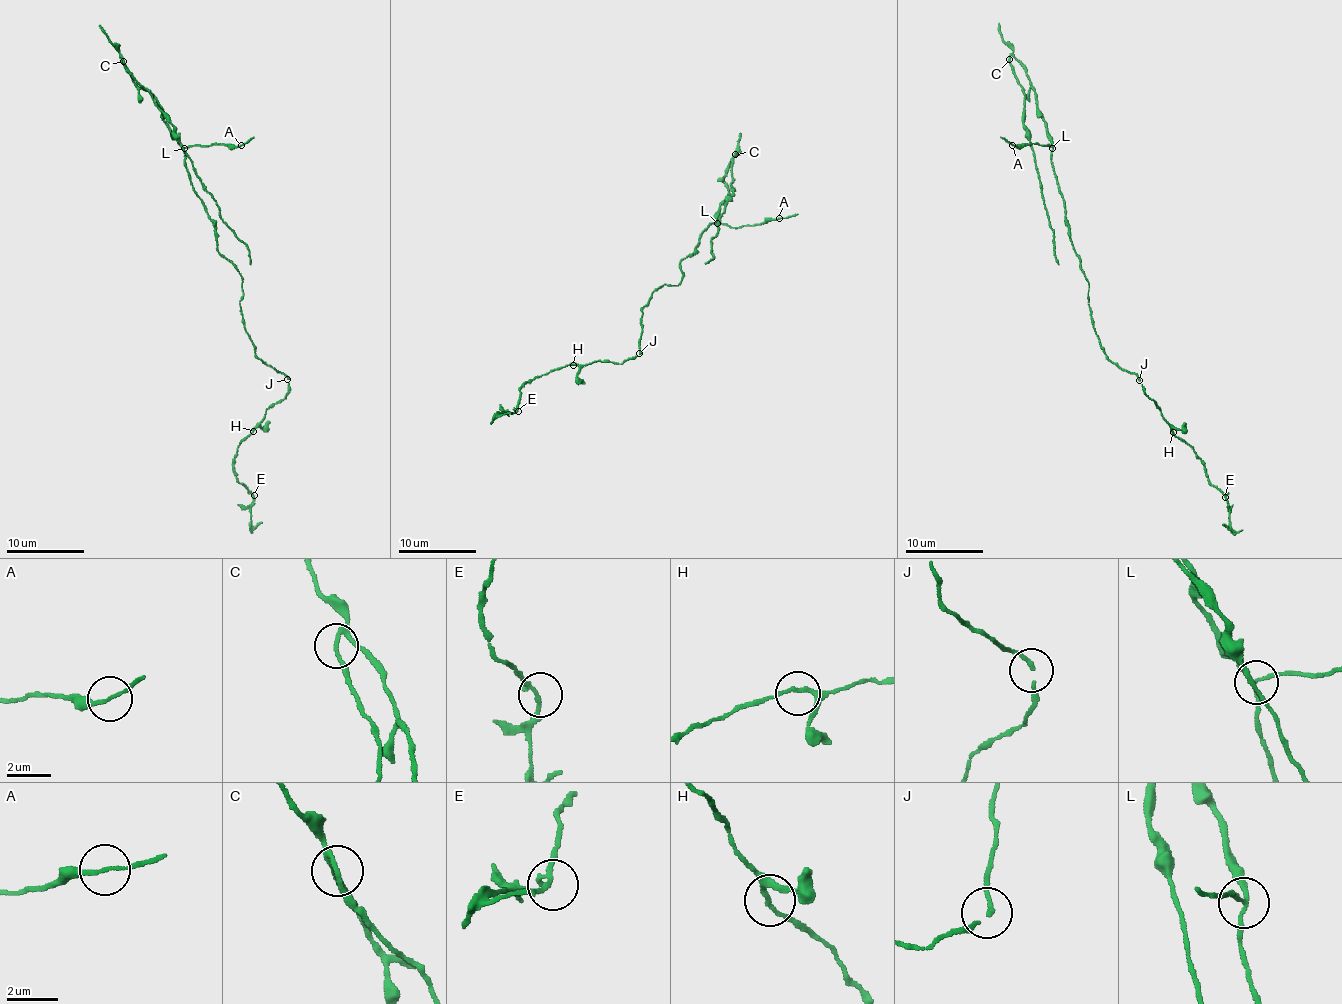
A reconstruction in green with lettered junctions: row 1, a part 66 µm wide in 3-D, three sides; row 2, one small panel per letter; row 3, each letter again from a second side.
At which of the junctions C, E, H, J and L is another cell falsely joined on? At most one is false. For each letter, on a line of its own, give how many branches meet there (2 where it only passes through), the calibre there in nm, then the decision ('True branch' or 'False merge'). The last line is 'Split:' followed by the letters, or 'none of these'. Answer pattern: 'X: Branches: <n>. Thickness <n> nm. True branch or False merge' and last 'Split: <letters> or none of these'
C: Branches: 3. Thickness 150 nm. True branch
E: Branches: 3. Thickness 130 nm. True branch
H: Branches: 3. Thickness 150 nm. True branch
J: Branches: 2. Thickness 130 nm. True branch
L: Branches: 3. Thickness 130 nm. False merge
Split: L

